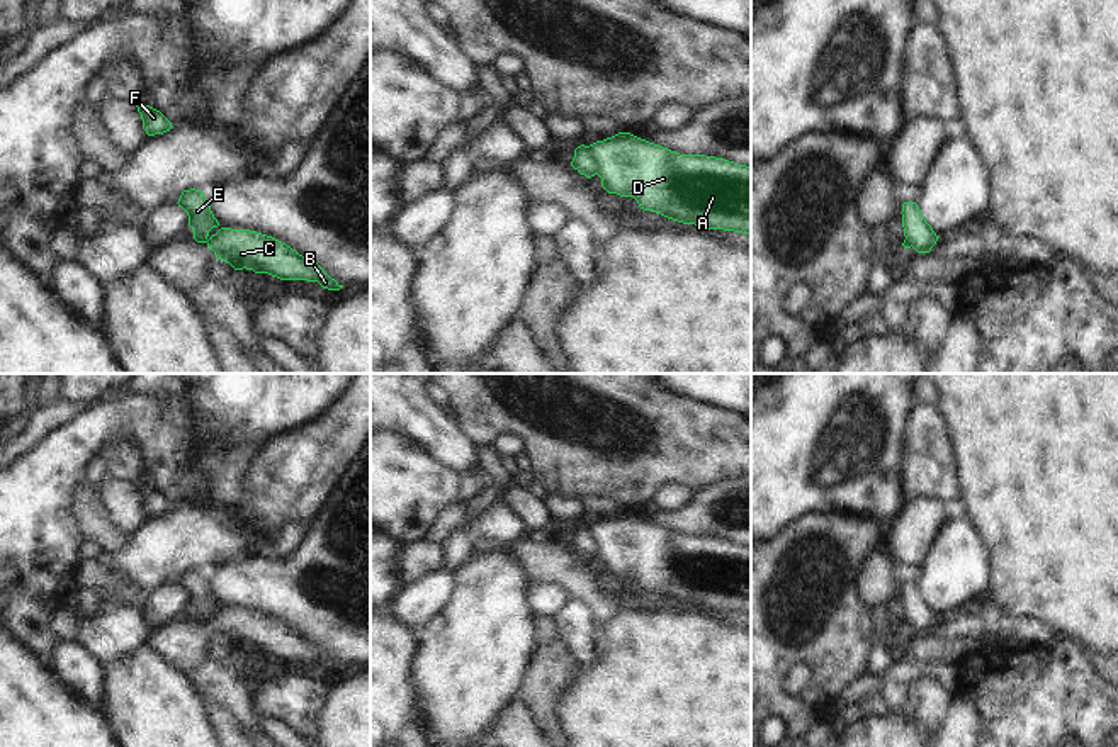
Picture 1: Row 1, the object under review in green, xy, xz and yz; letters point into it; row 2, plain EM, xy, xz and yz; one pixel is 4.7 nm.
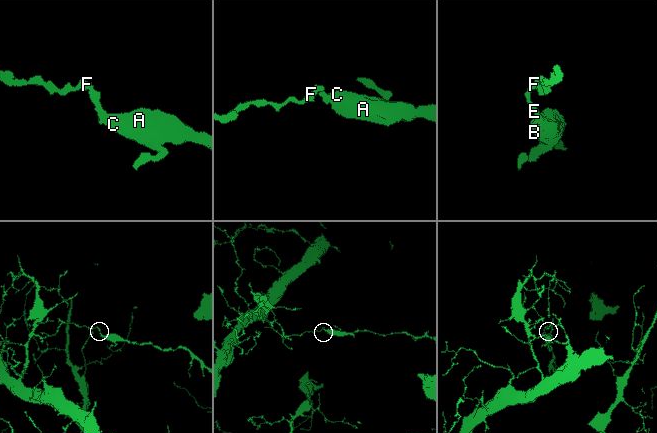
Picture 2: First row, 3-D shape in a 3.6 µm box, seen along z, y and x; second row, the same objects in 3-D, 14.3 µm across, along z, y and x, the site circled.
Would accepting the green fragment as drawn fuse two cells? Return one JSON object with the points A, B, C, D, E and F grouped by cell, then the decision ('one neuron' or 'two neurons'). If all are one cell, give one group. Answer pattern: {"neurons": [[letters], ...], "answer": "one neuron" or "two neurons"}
{"neurons": [["A", "B", "C", "D"], ["E", "F"]], "answer": "two neurons"}

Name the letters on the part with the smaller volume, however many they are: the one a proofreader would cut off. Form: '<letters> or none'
A, B, C, D

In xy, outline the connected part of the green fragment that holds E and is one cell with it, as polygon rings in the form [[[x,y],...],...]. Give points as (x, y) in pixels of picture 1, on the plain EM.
[[[190,569],[184,570],[177,582],[189,596],[189,606],[194,611],[197,623],[207,623],[209,611],[217,608],[219,603],[214,598],[204,572]]]

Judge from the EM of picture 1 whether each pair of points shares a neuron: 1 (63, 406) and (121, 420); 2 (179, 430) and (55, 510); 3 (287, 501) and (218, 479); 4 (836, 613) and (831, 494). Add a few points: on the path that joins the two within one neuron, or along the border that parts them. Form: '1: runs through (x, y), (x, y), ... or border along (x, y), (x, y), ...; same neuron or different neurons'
1: border along (90, 404), (48, 433); different neurons
2: runs through (140, 430), (102, 430), (62, 471); same neuron
3: border along (257, 449), (247, 469), (243, 499), (231, 511); different neurons
4: border along (870, 516), (824, 510), (806, 513), (794, 523); different neurons

